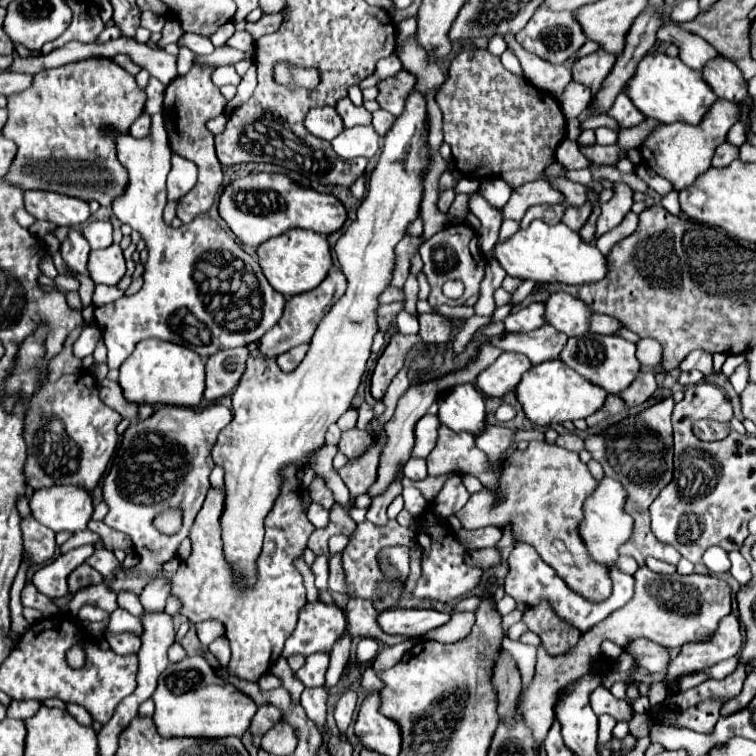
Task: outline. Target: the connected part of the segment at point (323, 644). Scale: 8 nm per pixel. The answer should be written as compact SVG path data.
M322 601L306 603L298 613L298 623L292 635L286 639L282 657L290 655L312 655L316 651L330 651L334 639L342 635L346 625L344 611L338 605Z

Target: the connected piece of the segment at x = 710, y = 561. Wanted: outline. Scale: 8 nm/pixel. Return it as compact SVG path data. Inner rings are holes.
M710 547L704 555L704 565L712 573L726 573L730 569L730 559L728 553L722 547Z

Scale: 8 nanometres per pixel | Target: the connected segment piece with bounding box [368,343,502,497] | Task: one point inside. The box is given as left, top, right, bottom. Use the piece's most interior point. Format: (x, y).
(414, 404)

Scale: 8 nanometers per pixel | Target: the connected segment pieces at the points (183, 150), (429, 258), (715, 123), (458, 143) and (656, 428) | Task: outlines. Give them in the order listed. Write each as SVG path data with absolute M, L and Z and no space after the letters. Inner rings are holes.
M192 67L190 73L176 77L168 87L166 87L166 131L170 137L170 147L174 153L178 153L184 159L190 159L198 167L198 183L192 187L188 195L178 199L178 211L176 217L182 223L190 223L196 215L206 213L208 207L216 199L216 191L222 185L222 165L216 159L214 153L214 141L212 133L206 129L206 123L212 117L218 117L224 113L226 99L220 93L220 89L212 83L210 79L210 69L200 69Z
M450 223L446 225L440 233L436 233L434 237L430 237L428 241L422 243L420 247L420 255L422 255L422 261L424 261L424 269L422 273L426 275L432 291L430 291L430 297L428 297L428 303L430 305L442 305L442 303L448 303L448 305L462 305L466 301L466 297L472 297L472 295L478 295L480 293L480 283L484 279L484 257L482 253L478 251L478 235L476 231L466 225L466 223ZM446 279L462 279L464 281L464 295L456 301L444 297L442 293L442 283Z
M718 99L698 125L670 123L654 127L652 133L648 133L640 145L642 163L648 165L658 175L662 175L664 179L672 181L676 191L680 191L682 187L690 187L690 183L694 183L694 179L710 167L714 149L726 141L730 127L740 121L740 113L742 113L742 103Z
M486 49L456 55L436 101L444 115L444 141L452 147L456 169L466 177L484 179L502 175L512 187L534 179L548 179L554 187L562 189L566 205L580 207L587 201L584 185L566 177L544 177L544 167L554 161L554 149L564 137L566 127L556 97L504 69L500 57L490 55Z
M666 397L636 415L624 417L622 421L610 425L600 433L590 433L584 437L584 447L604 467L604 475L618 479L628 491L626 511L630 511L630 515L634 517L634 533L632 539L622 545L620 555L632 555L638 561L638 565L644 565L646 557L656 557L672 565L678 565L680 561L680 555L674 547L654 537L654 533L650 531L648 513L650 503L672 479L672 409L674 399Z

